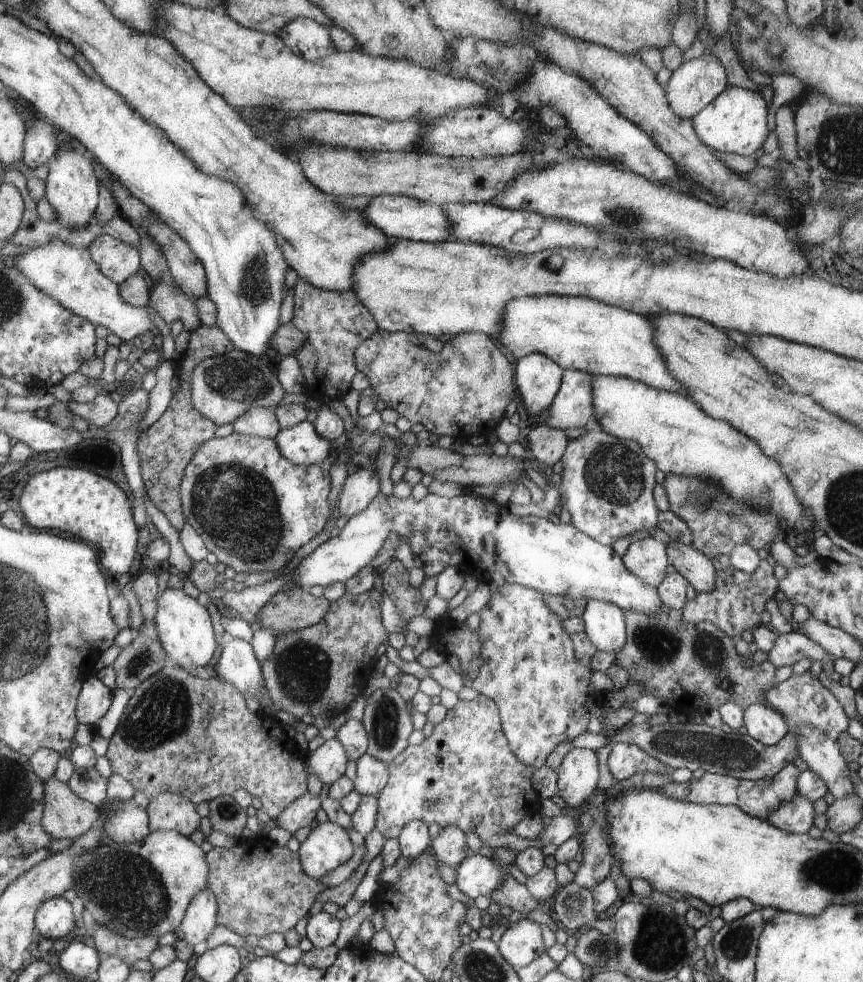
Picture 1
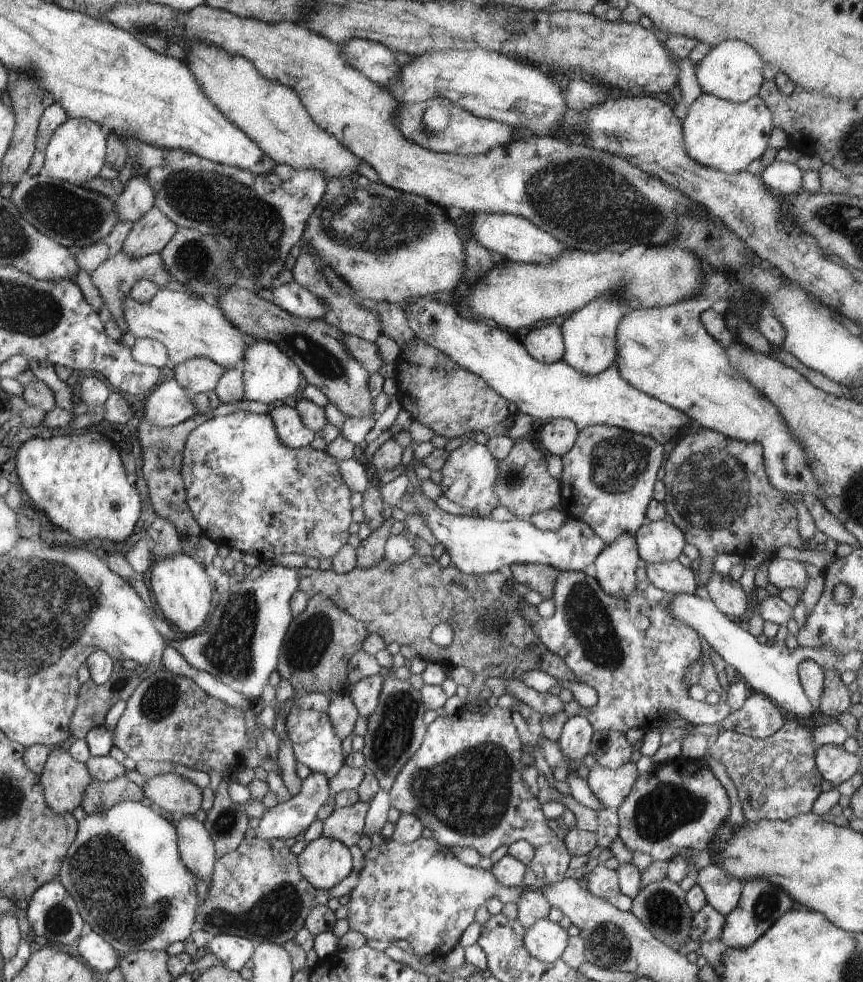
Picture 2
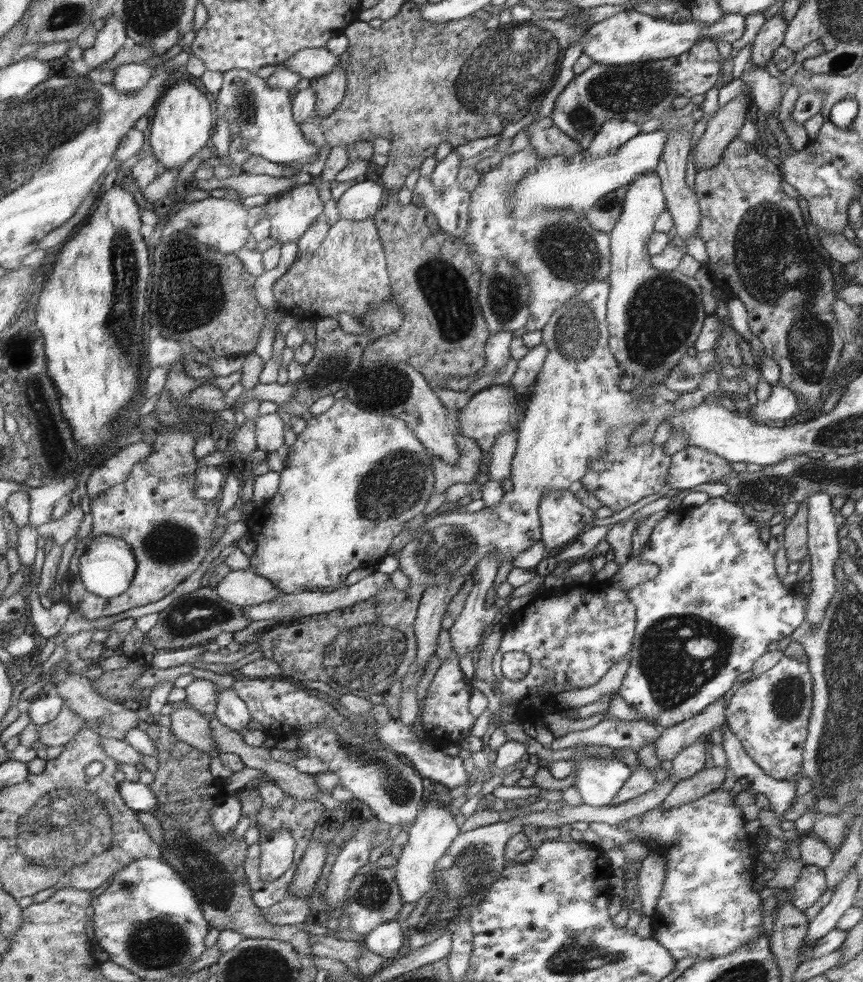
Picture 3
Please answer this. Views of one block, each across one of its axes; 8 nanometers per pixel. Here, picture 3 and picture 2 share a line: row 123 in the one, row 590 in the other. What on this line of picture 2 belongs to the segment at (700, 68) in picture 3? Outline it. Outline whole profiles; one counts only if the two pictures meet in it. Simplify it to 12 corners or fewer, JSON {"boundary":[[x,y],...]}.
{"boundary":[[560,571],[555,613],[522,606],[598,701],[594,730],[720,724],[688,696],[694,627],[640,588],[614,598]]}

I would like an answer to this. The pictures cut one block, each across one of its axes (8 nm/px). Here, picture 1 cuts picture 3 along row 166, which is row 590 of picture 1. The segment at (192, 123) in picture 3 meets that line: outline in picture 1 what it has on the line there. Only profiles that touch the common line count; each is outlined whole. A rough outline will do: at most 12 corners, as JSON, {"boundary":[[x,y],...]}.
{"boundary":[[177,589],[156,600],[165,654],[186,670],[208,666],[216,636],[208,609]]}

